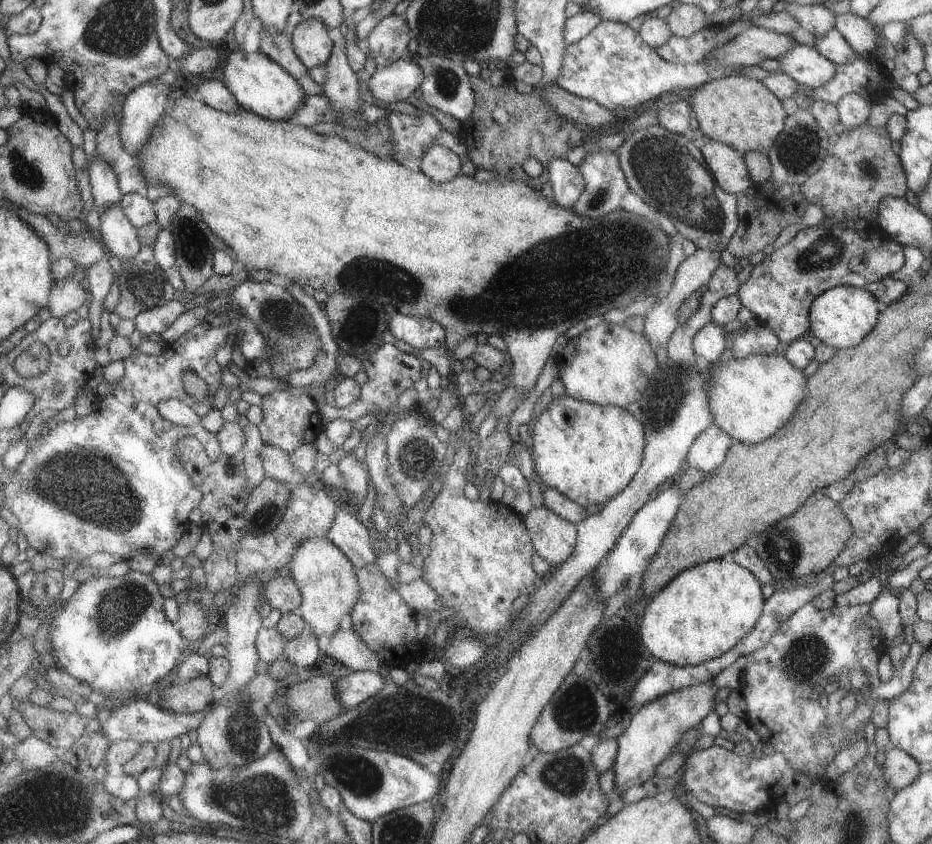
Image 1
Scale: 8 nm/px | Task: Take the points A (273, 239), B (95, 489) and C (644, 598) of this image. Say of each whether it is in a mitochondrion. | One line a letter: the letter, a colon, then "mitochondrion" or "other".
A: other
B: mitochondrion
C: other

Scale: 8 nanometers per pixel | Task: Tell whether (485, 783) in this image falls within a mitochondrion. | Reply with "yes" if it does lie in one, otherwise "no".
no

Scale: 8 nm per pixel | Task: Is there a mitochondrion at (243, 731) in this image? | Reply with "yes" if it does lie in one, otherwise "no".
yes

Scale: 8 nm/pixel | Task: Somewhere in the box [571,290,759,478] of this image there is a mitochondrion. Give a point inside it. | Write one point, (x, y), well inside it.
(659, 411)

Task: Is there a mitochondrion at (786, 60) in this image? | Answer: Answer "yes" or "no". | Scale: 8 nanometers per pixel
no

